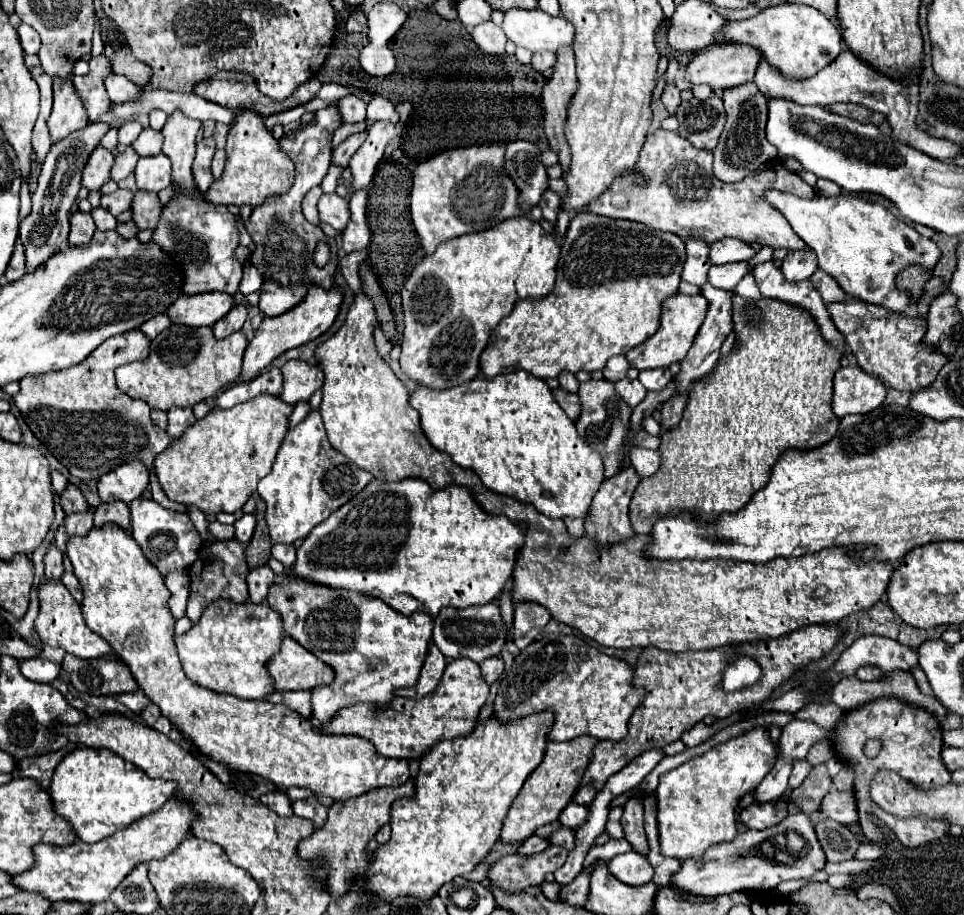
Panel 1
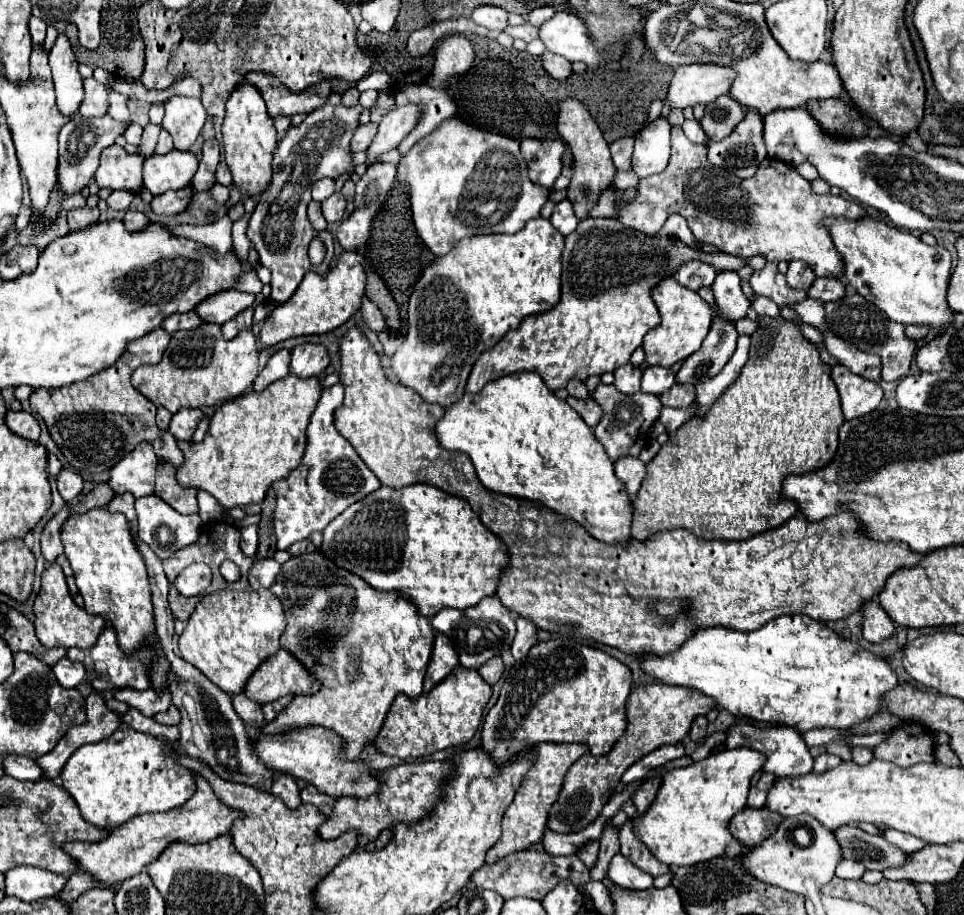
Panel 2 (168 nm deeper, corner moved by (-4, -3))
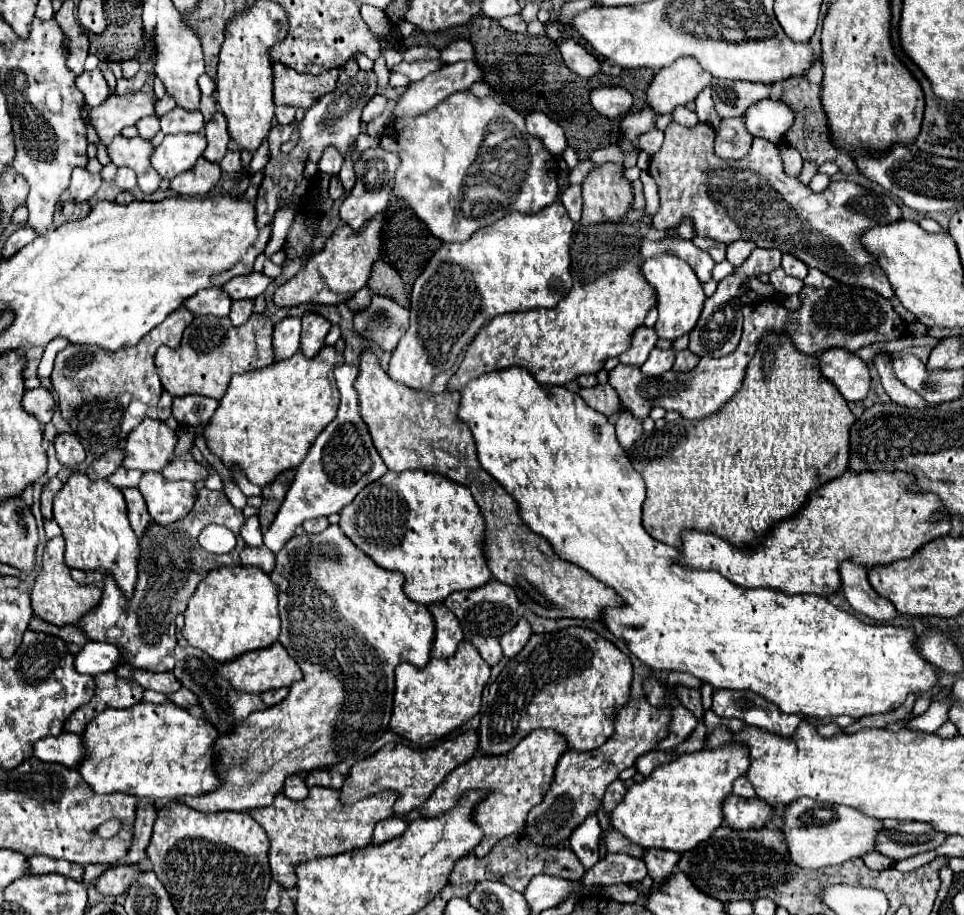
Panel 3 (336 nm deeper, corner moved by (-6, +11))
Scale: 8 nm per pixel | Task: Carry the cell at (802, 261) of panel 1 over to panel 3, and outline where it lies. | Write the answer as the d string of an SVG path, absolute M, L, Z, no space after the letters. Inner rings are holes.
M783 255L781 267L785 269L787 275L797 277L797 279L805 279L805 275L807 275L807 267L797 257L791 257L791 255Z

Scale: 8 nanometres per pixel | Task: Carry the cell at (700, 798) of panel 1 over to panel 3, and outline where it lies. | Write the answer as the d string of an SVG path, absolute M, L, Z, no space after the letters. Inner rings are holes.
M727 743L715 749L705 747L695 753L683 753L675 761L655 769L655 773L645 777L645 781L635 783L633 787L627 789L625 799L611 813L611 827L641 847L659 847L675 853L685 853L687 849L693 849L695 845L707 841L707 837L711 837L711 833L717 827L721 827L723 799L731 795L733 781L745 775L747 769L749 769L749 753L747 745L743 743Z

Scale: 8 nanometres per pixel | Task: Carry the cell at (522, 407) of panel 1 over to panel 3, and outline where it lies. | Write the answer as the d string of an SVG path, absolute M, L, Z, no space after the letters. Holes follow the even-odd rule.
M507 367L507 369L499 369L499 371L491 371L479 379L473 379L463 391L461 391L461 403L459 403L459 411L457 417L469 425L473 439L477 443L477 455L479 461L483 465L483 469L493 475L505 489L507 493L511 493L511 497L517 501L519 505L519 513L521 519L529 525L529 529L533 529L533 533L543 535L555 549L555 553L559 557L563 557L565 561L589 571L595 579L607 583L609 587L613 587L623 599L625 605L619 609L605 609L603 613L603 623L605 627L619 639L623 639L629 647L629 651L643 661L647 667L651 667L653 671L685 671L695 675L697 679L701 679L703 683L709 683L713 689L735 689L735 691L753 691L759 693L759 697L763 697L765 701L771 701L773 705L777 705L779 711L787 713L787 715L805 715L805 717L829 717L829 715L849 715L849 717L863 717L863 715L873 715L873 713L885 713L891 709L897 709L907 693L917 693L917 691L927 691L933 683L935 683L935 669L925 663L917 651L915 651L915 633L913 631L905 631L901 627L893 627L893 625L871 625L871 623L863 623L861 619L853 617L851 613L837 609L835 605L831 605L825 597L821 595L785 595L773 589L743 589L737 587L733 583L729 583L723 575L719 575L717 571L697 571L697 569L685 569L681 565L675 565L673 561L681 555L679 549L675 547L667 547L661 541L655 541L649 537L649 533L643 529L641 525L641 505L645 501L645 485L643 485L643 477L633 469L629 457L625 455L625 451L621 449L621 445L617 443L615 437L615 427L607 421L605 415L601 415L599 411L591 409L577 393L567 391L565 387L549 387L549 385L539 385L539 381L535 381L531 377L531 373L523 367Z

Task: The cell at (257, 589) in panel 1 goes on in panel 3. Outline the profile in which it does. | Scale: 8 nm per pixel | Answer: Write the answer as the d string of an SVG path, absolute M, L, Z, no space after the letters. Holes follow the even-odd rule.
M261 545L261 547L245 547L243 553L241 553L241 563L261 567L265 573L269 573L269 569L275 567L275 553L271 553L265 545Z

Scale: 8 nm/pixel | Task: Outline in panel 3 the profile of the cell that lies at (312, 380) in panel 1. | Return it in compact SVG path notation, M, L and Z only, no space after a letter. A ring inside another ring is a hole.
M305 313L303 331L301 331L301 353L305 357L315 357L323 349L329 329L331 329L331 323L327 319L315 313Z

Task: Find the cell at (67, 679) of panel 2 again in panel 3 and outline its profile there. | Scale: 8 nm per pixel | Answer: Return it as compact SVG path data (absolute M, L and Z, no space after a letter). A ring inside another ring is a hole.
M89 641L75 655L75 669L87 675L99 675L103 671L113 671L119 665L119 649L111 643Z

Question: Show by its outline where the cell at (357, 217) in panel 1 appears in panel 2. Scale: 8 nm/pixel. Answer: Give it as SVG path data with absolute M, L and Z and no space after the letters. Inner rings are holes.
M375 163L367 167L365 175L359 179L355 211L341 221L337 229L337 241L345 251L365 247L371 233L371 223L395 185L395 173L397 167L393 163Z

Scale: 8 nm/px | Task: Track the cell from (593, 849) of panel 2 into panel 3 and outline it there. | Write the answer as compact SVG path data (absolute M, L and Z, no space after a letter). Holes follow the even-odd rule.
M609 829L603 835L603 845L605 845L607 853L627 853L627 855L633 855L633 857L643 855L643 847L627 841L627 837L619 837L619 833L615 833L615 829Z

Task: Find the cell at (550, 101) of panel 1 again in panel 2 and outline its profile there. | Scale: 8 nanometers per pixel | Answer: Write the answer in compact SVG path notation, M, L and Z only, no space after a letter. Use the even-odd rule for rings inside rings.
M565 99L565 103L561 103L561 107L559 107L559 127L557 129L559 129L559 135L565 139L565 143L571 147L573 157L575 157L575 167L573 167L575 173L573 173L573 179L569 185L567 199L573 203L577 219L583 221L589 217L589 211L597 205L601 193L607 189L615 189L617 169L611 161L609 145L603 139L603 133L599 131L597 123L593 121L593 117L589 115L589 111L585 109L583 103L579 103L575 99Z

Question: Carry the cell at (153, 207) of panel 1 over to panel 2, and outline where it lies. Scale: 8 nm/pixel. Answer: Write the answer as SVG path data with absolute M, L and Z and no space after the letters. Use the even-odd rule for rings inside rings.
M187 185L183 189L157 195L153 199L151 207L157 215L177 215L177 213L183 213L189 207L191 201L193 201L193 187Z

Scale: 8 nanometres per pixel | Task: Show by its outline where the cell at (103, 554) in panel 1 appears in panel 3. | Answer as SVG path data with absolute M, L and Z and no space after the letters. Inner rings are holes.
M73 473L63 489L55 495L53 519L59 523L67 549L65 563L79 571L103 571L111 575L127 599L133 597L137 585L139 541L129 525L123 493L107 479L91 481L87 475Z

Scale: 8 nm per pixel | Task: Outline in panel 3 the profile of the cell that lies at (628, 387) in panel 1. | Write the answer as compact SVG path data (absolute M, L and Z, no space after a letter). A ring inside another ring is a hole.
M641 325L641 327L635 331L635 335L633 335L631 349L625 351L625 353L619 357L619 363L641 367L643 361L647 361L649 351L655 347L655 341L657 341L655 329L647 329L645 325Z

